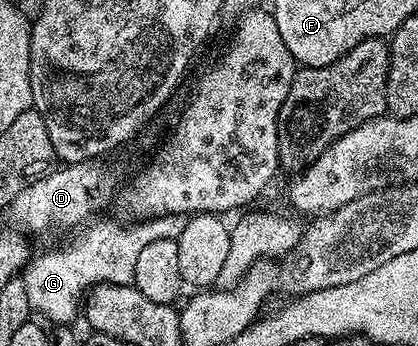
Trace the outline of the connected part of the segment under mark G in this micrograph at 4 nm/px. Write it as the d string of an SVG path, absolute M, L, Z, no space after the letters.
M168 213L162 217L150 217L138 220L137 225L129 225L124 229L121 225L93 225L84 230L85 238L82 241L73 241L62 249L53 249L50 253L41 253L32 258L23 270L29 308L34 314L42 313L44 320L57 321L53 323L69 323L73 316L78 316L83 305L83 298L94 285L132 285L135 262L143 252L147 243L155 243L157 239L176 239L184 229L186 218L179 213Z

